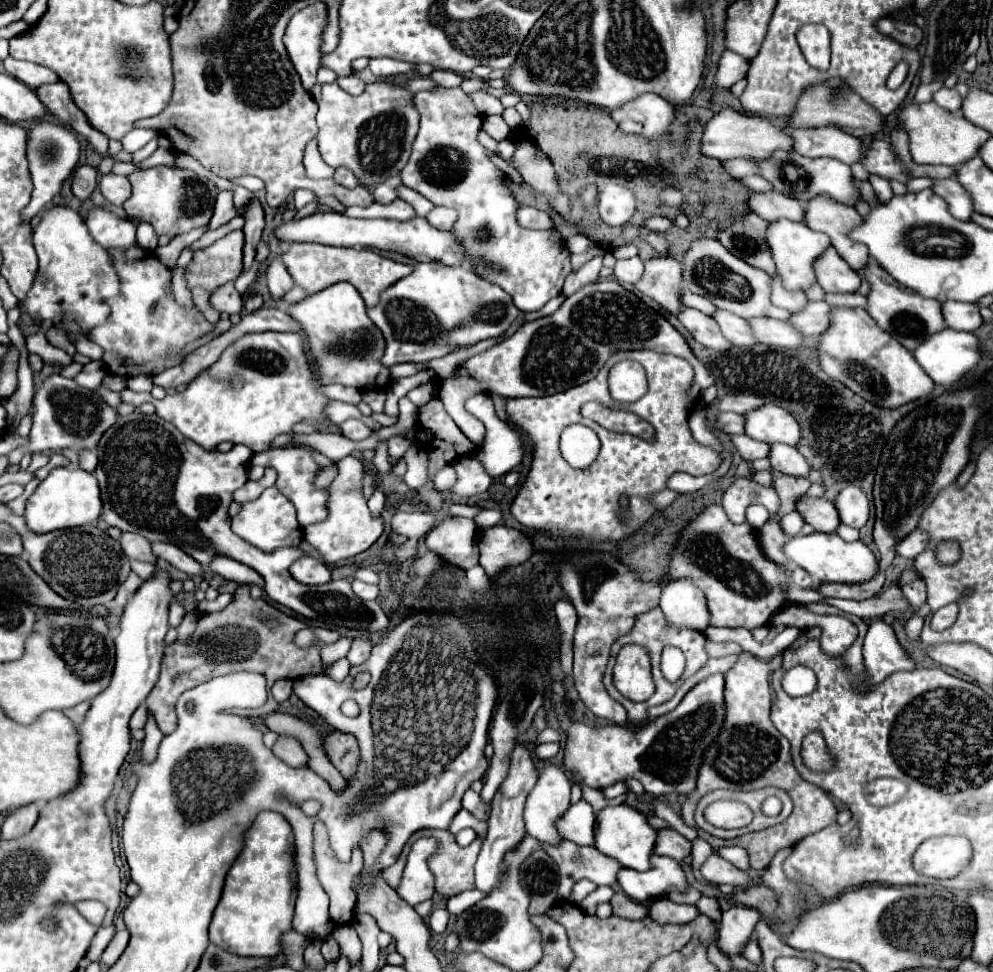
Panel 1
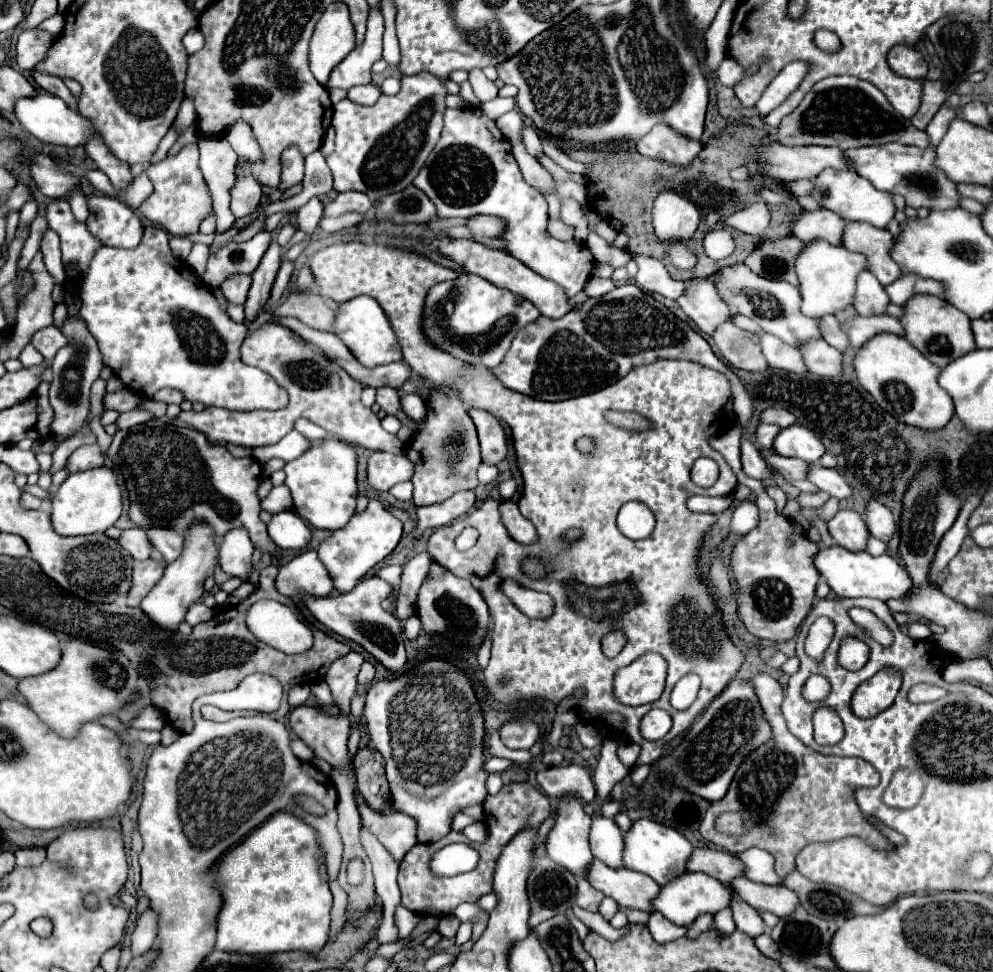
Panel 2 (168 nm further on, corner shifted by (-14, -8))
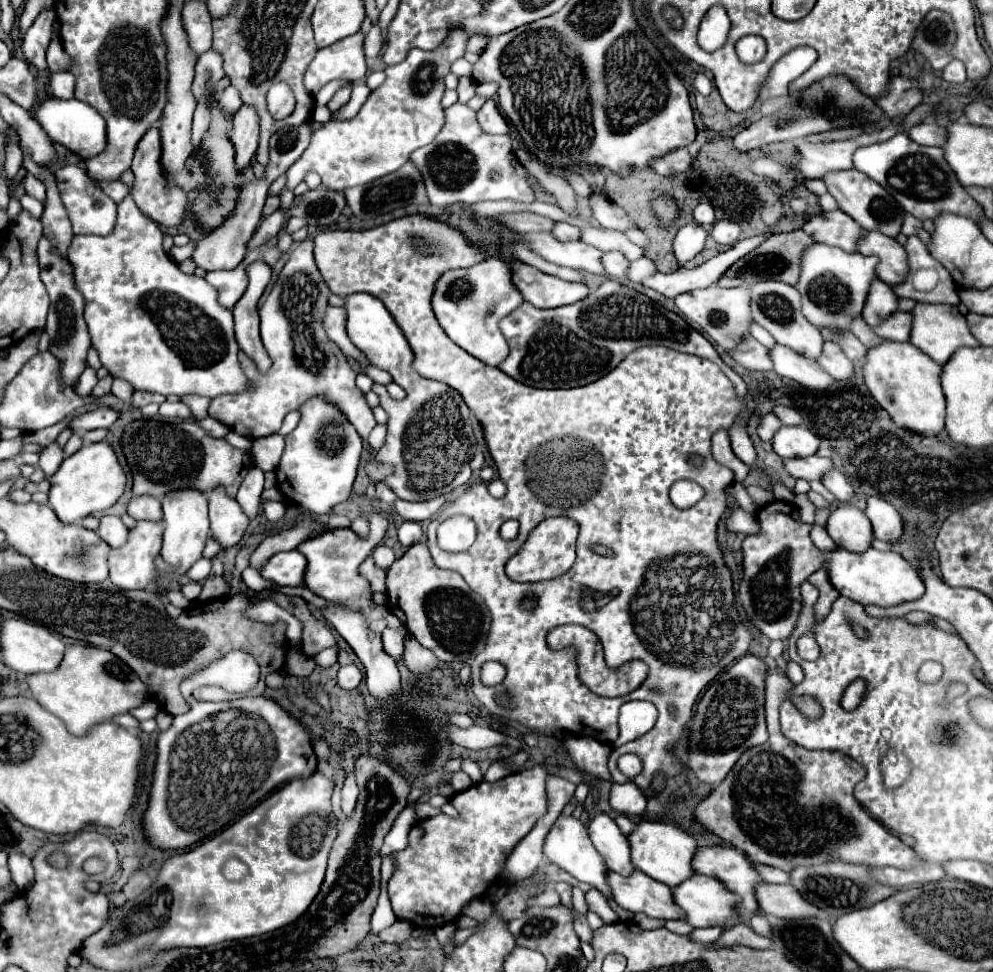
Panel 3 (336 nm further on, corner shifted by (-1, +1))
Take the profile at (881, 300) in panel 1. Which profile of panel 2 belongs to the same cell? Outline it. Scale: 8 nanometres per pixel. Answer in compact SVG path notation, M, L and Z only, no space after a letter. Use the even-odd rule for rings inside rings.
M914 296L904 306L904 318L900 318L906 330L906 340L918 348L932 364L944 368L948 362L972 352L976 348L972 334L972 320L956 310L952 304L936 298L936 296Z

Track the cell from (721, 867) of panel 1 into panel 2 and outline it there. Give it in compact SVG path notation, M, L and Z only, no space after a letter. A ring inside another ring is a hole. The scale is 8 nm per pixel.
M736 878L734 888L738 894L756 910L772 912L778 918L790 916L798 908L798 898L796 892L788 890L786 886L766 886L766 884L756 884L750 882L748 878Z

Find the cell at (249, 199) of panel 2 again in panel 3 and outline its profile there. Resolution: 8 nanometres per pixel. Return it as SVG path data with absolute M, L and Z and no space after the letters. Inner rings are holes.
M241 105L237 115L233 117L233 127L229 133L229 139L235 147L235 165L239 171L251 163L257 149L257 137L259 137L259 117L251 107Z

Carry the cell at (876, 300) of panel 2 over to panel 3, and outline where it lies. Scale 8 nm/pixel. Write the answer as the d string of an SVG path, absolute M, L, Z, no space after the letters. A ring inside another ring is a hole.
M873 279L867 291L867 299L865 299L861 317L867 321L867 325L877 325L879 321L883 321L883 317L887 317L887 313L895 309L897 309L897 297L893 289L887 283Z

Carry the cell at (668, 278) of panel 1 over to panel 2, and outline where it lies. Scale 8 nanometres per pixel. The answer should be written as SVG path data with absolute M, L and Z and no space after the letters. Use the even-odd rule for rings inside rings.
M692 280L688 290L676 302L704 334L714 334L716 326L730 322L736 314L736 310L732 310L706 280Z

